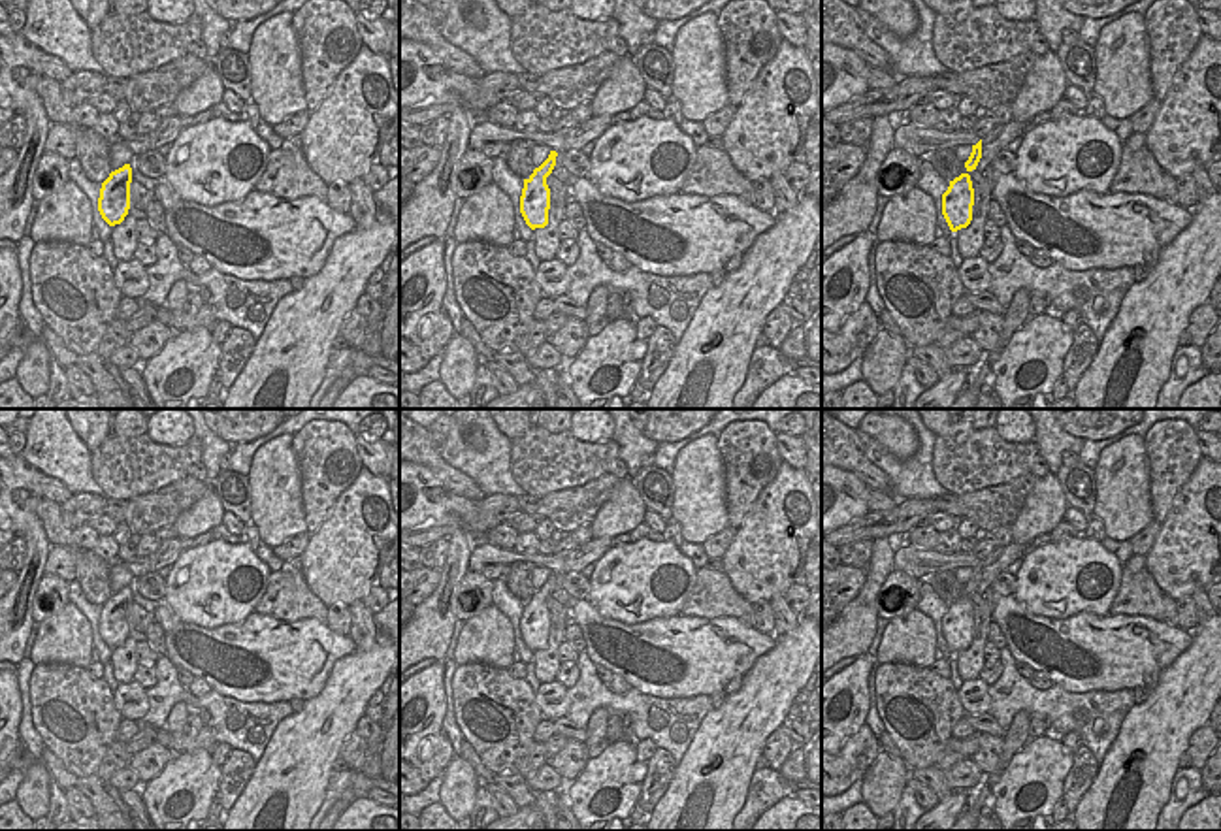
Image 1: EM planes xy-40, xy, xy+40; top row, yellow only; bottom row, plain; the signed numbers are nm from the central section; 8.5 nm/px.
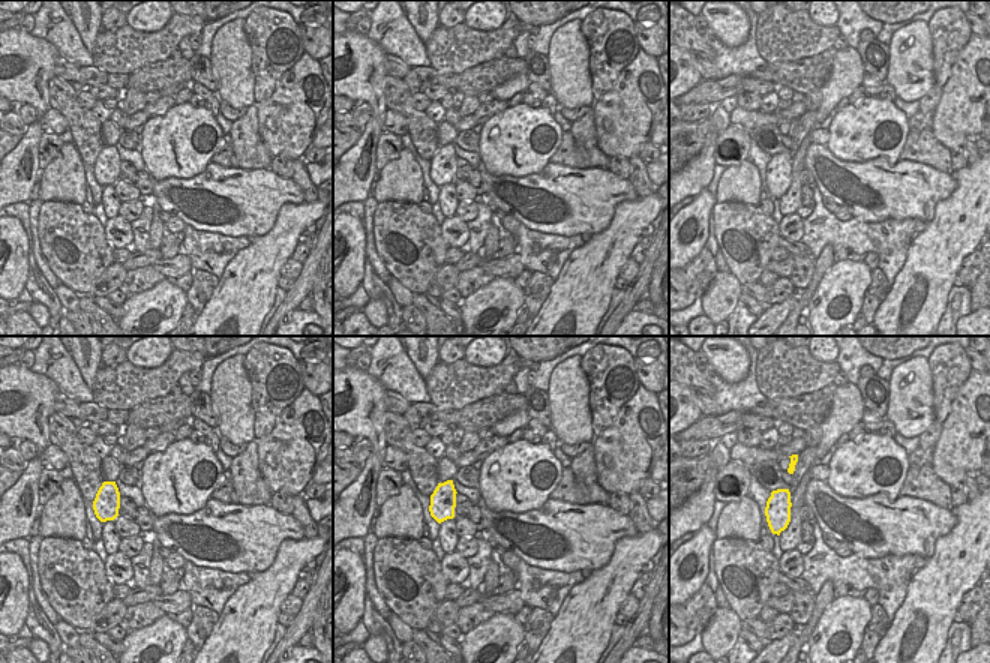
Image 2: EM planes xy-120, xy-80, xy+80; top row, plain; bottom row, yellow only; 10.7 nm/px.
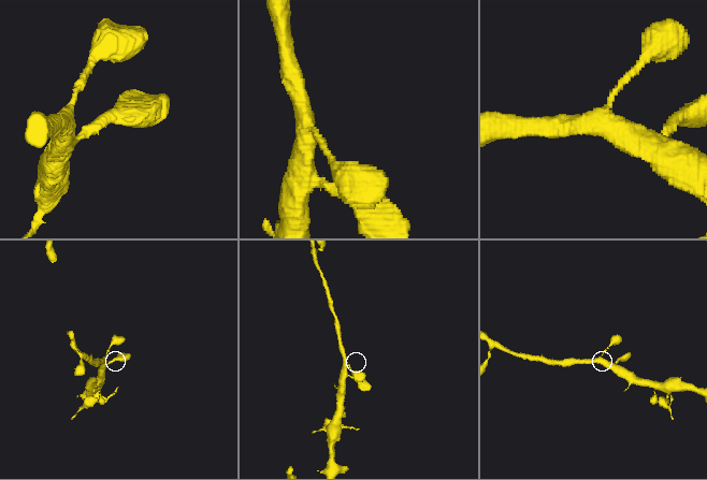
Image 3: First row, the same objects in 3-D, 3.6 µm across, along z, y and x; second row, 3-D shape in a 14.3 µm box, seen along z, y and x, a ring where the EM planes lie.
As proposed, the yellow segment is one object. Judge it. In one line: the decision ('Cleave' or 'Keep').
Keep

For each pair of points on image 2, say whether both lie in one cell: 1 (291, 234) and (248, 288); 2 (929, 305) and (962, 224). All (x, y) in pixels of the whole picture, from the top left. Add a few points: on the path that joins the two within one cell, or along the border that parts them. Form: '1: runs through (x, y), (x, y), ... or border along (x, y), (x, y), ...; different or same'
1: runs through (278, 248), (252, 275); same
2: runs through (930, 285), (930, 267), (944, 243); same

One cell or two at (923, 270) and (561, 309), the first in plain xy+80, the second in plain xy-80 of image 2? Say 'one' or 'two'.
one

